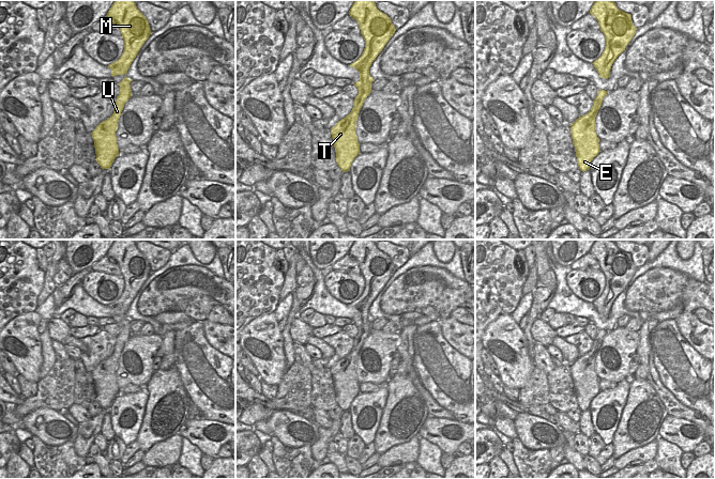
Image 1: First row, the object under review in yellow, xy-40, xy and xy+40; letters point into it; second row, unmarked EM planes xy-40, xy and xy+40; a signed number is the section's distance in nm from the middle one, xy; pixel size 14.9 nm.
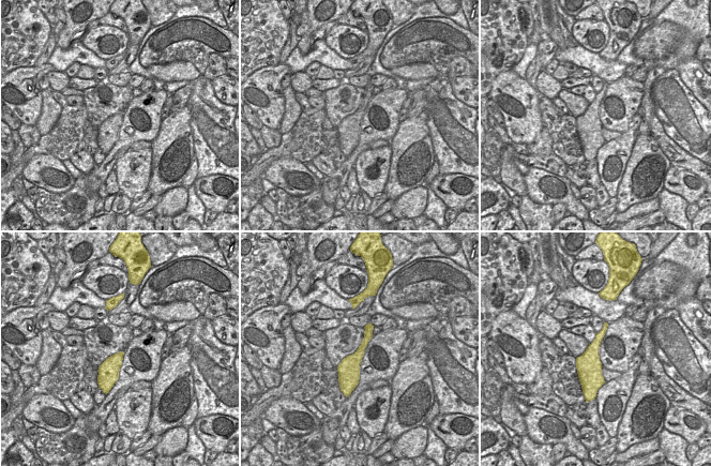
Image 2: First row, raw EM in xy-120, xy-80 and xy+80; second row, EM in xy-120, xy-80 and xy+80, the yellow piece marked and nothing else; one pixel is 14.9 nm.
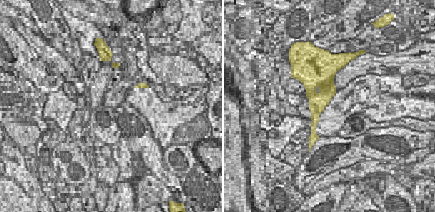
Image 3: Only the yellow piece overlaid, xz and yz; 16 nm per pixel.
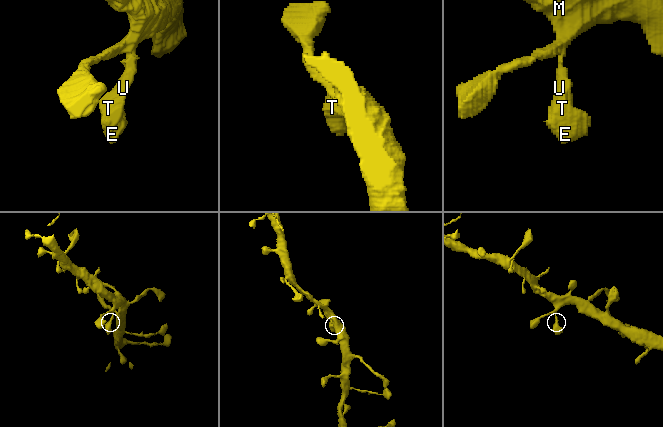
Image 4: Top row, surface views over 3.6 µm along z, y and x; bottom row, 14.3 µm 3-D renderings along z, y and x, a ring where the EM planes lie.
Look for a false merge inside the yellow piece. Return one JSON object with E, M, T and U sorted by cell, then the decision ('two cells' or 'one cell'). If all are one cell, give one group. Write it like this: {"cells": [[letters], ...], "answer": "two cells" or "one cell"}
{"cells": [["E", "M", "T", "U"]], "answer": "one cell"}

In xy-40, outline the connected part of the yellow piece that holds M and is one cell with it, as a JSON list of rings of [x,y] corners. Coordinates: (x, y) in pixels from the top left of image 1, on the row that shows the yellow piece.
[[[116,0],[107,15],[117,24],[124,40],[124,50],[119,60],[108,65],[111,76],[125,75],[144,42],[152,34],[150,25],[137,9],[134,0]]]

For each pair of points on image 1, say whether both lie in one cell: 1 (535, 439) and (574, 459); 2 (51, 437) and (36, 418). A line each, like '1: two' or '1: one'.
1: one
2: one

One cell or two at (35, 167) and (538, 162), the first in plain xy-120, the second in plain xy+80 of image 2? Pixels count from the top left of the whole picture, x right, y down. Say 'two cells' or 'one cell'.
two cells

